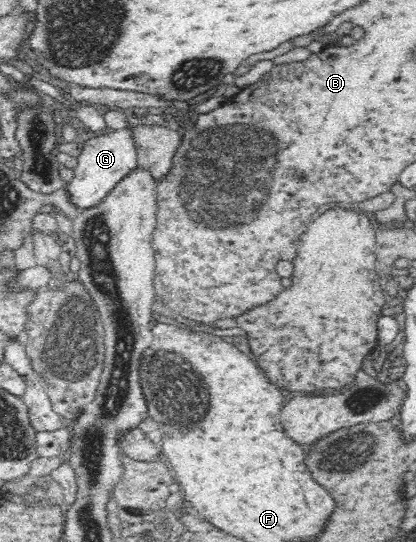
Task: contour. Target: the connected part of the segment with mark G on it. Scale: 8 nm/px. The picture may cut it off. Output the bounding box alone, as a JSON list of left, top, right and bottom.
[65,109,137,211]

